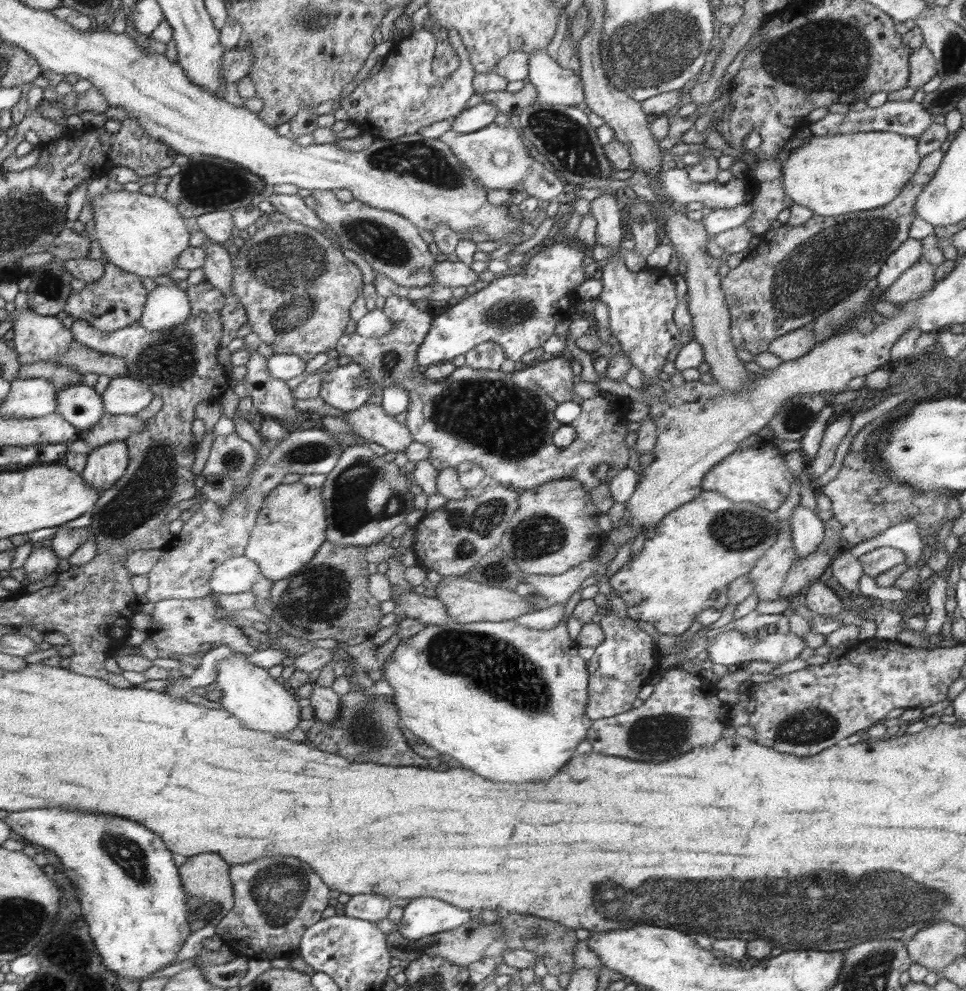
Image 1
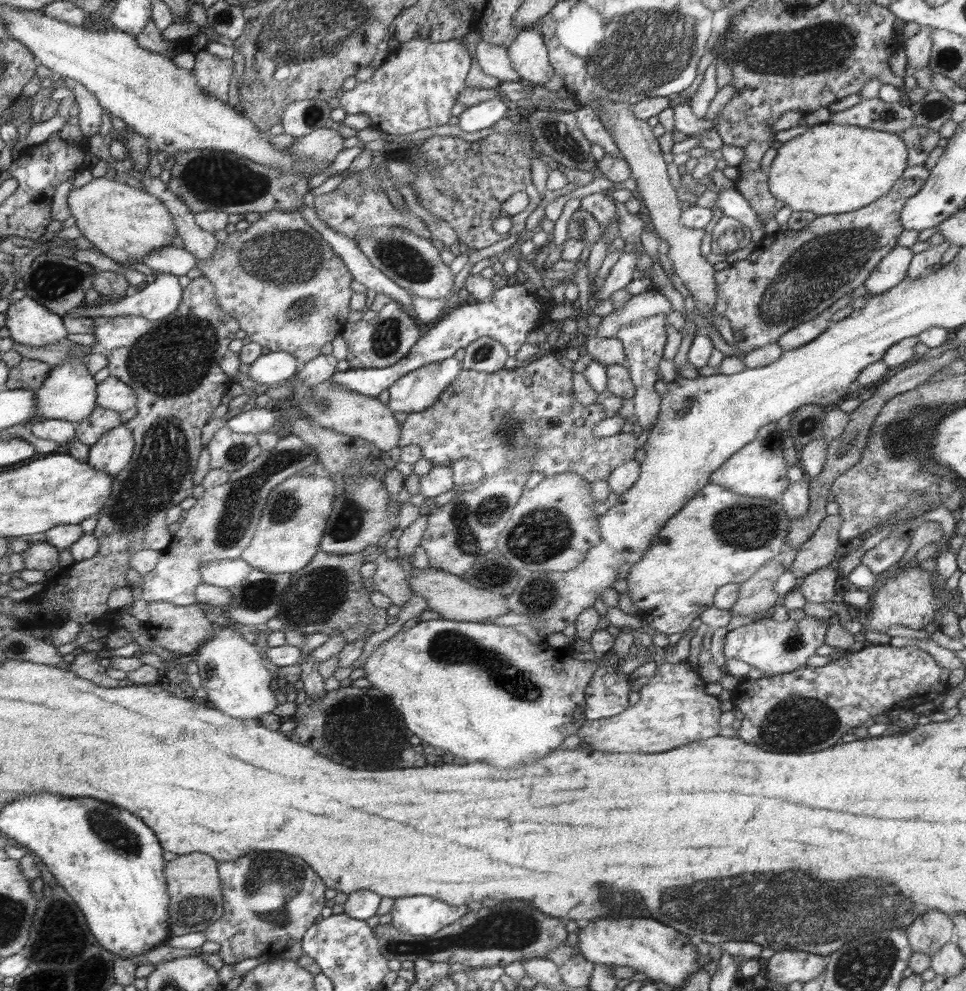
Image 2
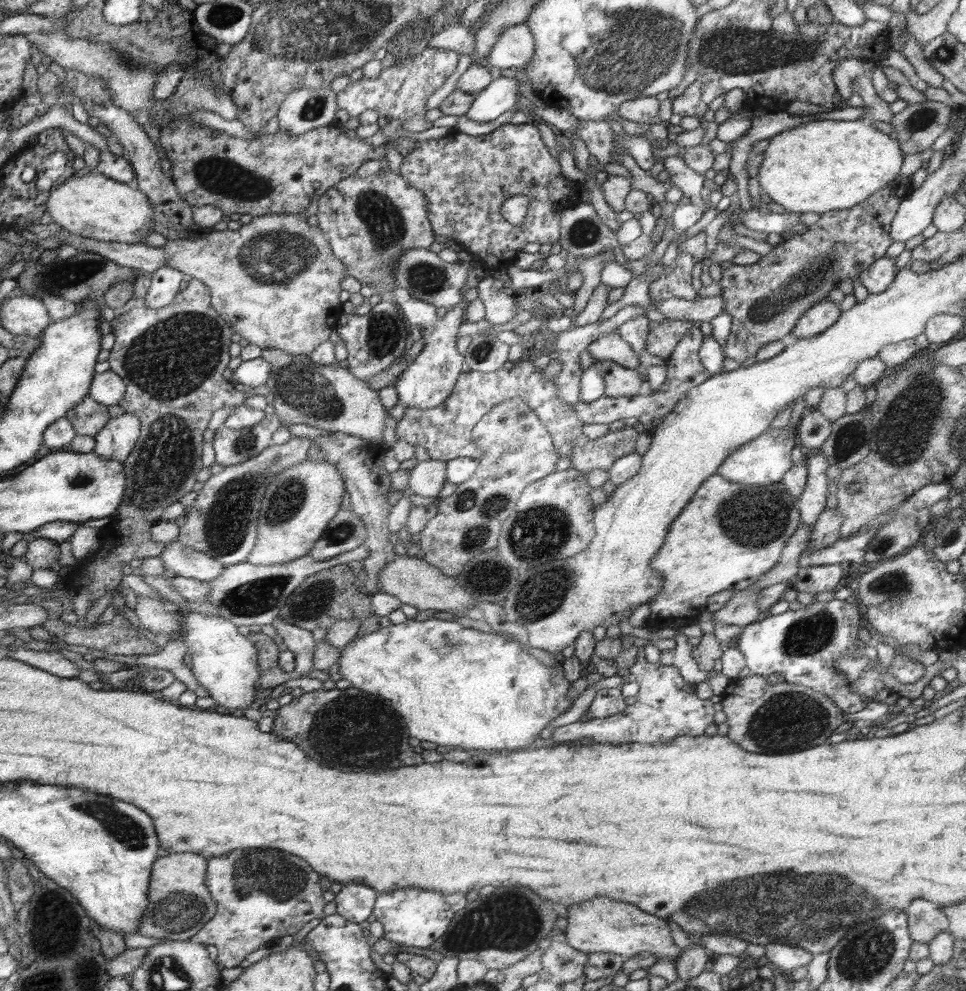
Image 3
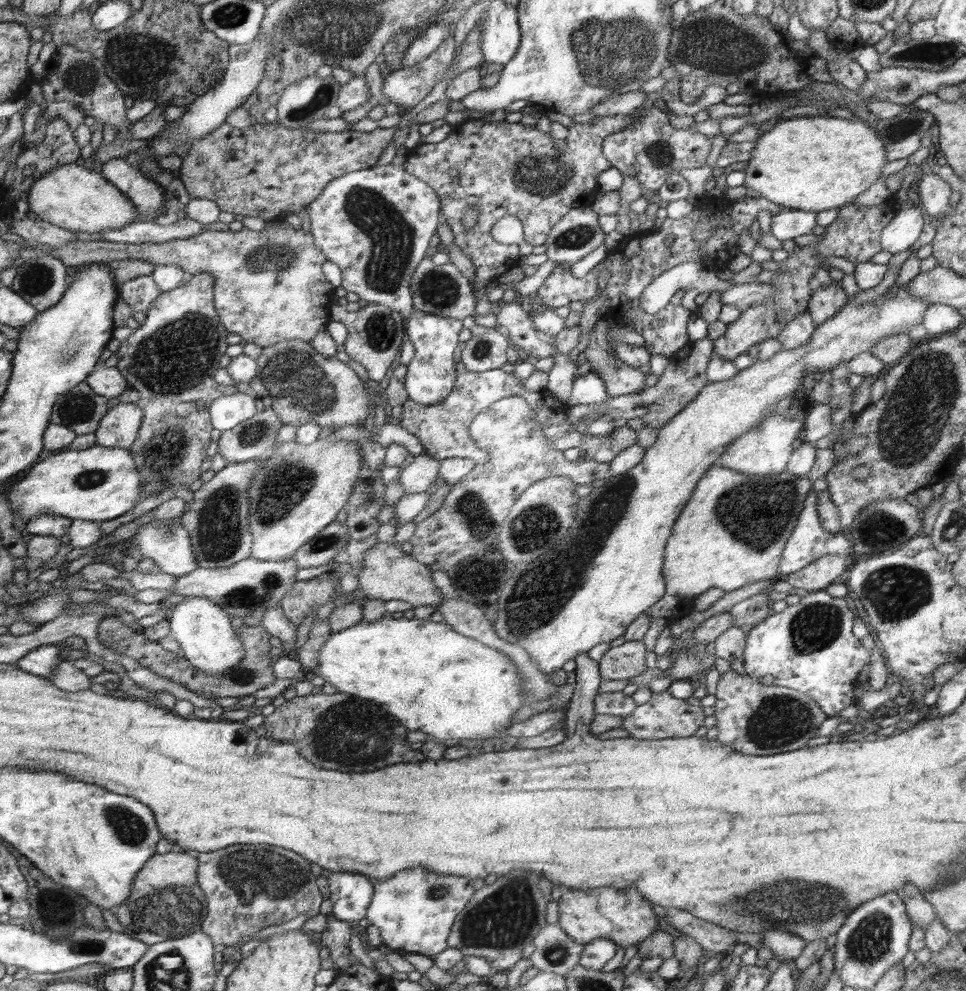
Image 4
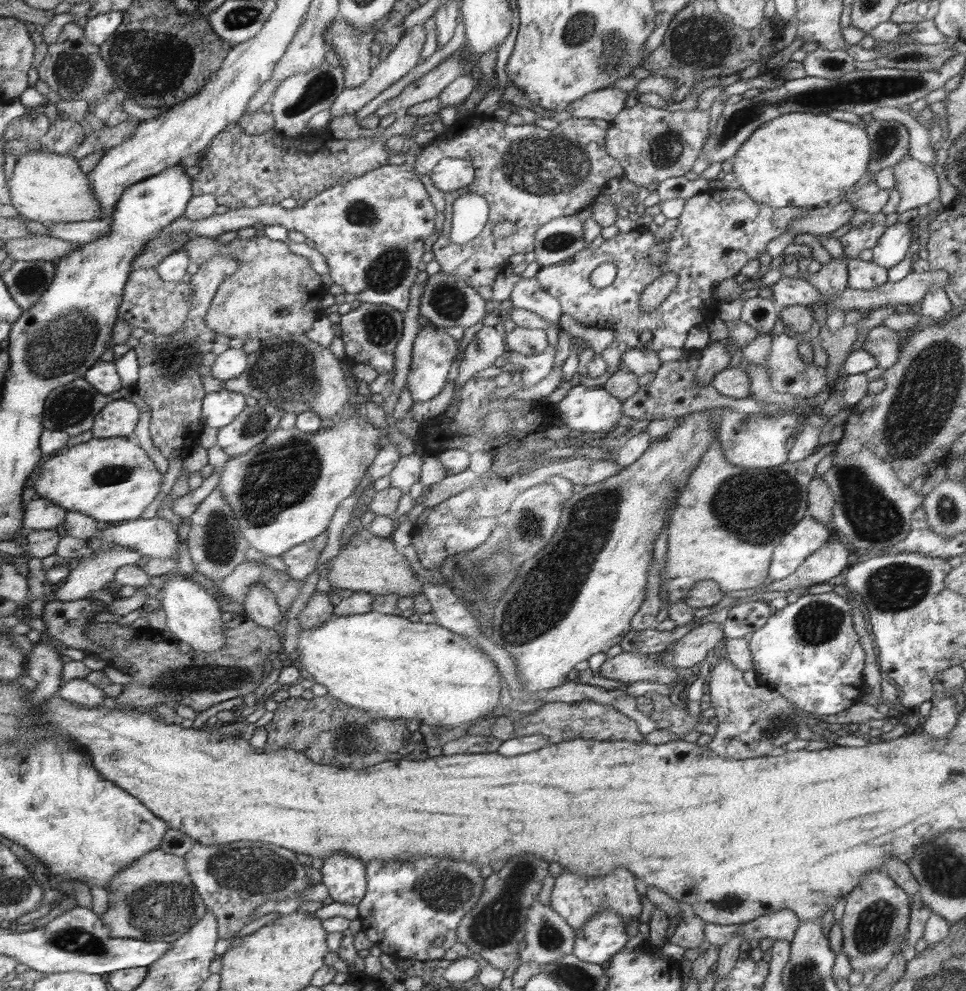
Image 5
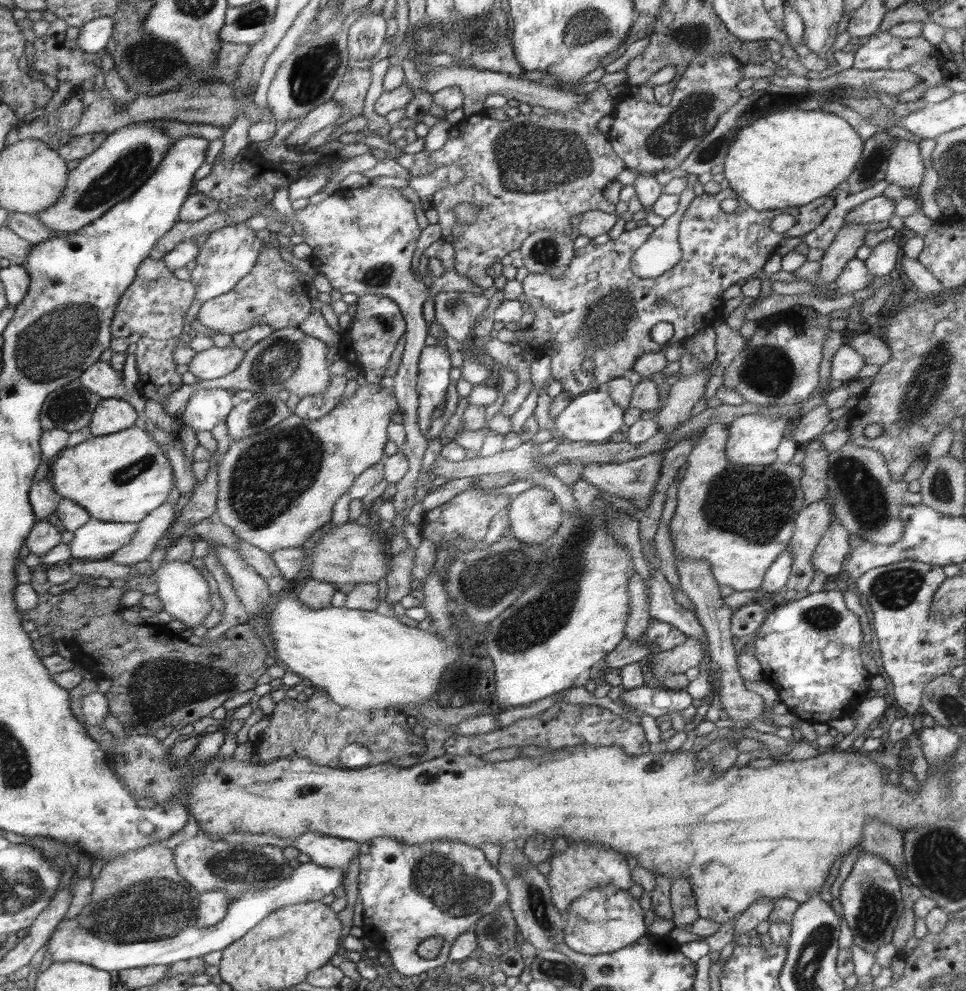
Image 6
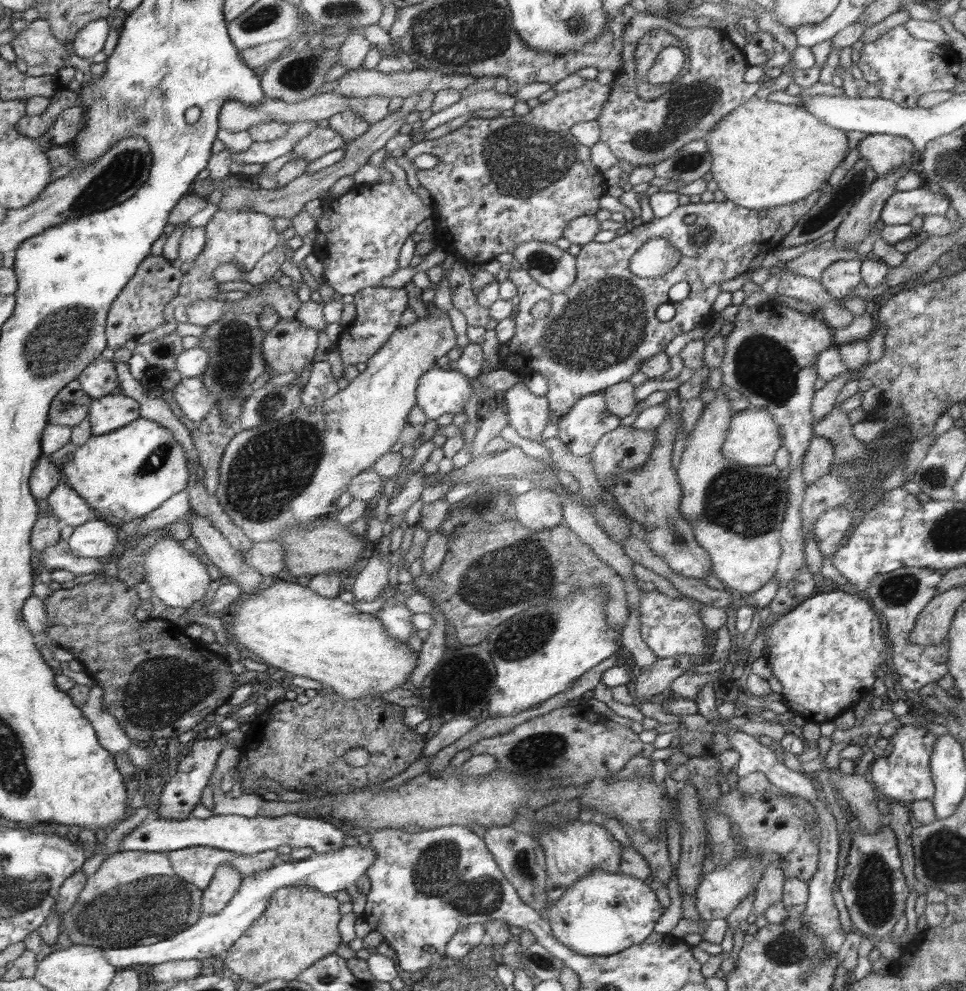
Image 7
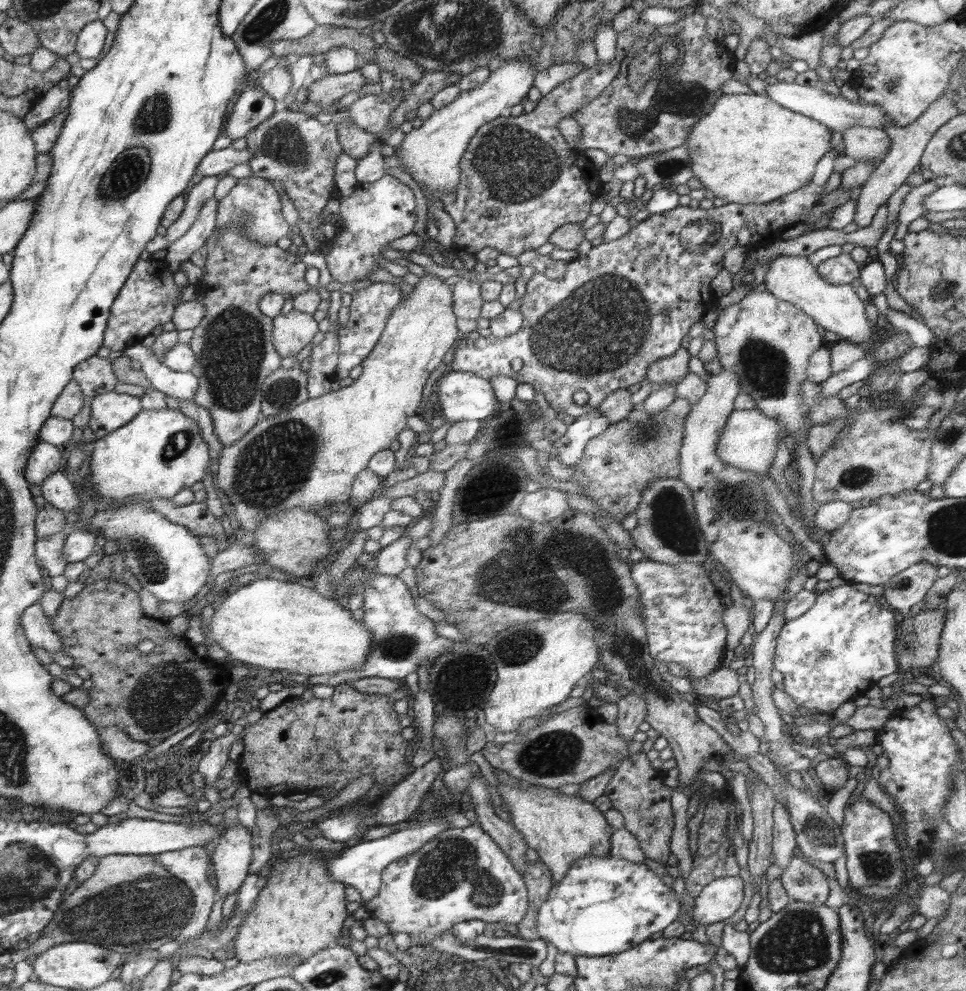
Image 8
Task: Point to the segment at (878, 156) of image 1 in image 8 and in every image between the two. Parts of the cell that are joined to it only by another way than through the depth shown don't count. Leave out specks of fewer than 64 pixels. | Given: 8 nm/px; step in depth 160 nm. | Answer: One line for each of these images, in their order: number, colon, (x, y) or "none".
2: (830, 169)
3: (820, 166)
4: (813, 164)
5: (803, 160)
6: (787, 159)
7: (765, 154)
8: (748, 150)

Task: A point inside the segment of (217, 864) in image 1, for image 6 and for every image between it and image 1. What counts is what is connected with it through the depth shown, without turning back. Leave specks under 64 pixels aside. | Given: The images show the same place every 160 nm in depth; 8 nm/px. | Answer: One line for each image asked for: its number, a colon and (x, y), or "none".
2: (194, 880)
3: (180, 904)
4: (167, 902)
5: (153, 899)
6: (145, 883)

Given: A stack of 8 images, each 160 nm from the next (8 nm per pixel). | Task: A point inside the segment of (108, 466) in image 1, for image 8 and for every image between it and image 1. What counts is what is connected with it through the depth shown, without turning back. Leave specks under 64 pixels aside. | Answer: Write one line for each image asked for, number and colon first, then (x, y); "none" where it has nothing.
2: (114, 450)
3: (115, 441)
4: (119, 427)
5: (119, 417)
6: (112, 415)
7: (107, 414)
8: (110, 411)

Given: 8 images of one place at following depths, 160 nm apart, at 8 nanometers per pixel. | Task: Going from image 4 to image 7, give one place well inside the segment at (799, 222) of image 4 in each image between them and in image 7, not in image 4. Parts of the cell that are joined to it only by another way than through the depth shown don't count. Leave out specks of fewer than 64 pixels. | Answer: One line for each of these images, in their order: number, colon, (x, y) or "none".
5: (822, 220)
6: (880, 208)
7: (900, 208)

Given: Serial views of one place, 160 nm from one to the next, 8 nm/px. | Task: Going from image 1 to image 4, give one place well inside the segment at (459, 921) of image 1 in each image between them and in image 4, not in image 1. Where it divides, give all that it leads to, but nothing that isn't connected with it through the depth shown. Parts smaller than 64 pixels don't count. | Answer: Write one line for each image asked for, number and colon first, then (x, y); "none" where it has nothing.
2: (418, 916)
3: (411, 917)
4: (415, 911)

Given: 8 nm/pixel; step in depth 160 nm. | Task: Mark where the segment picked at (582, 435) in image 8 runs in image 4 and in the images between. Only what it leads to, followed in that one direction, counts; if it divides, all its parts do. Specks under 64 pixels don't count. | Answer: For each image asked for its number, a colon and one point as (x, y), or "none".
4: (590, 389)
5: (588, 408)
6: (594, 417)
7: (579, 430)

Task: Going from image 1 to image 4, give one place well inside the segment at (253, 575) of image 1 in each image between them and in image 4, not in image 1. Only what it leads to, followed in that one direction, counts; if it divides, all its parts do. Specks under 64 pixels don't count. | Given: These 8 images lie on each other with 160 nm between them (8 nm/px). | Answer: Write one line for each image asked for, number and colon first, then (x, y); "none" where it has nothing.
2: (226, 574)
3: (182, 560)
4: (166, 542)

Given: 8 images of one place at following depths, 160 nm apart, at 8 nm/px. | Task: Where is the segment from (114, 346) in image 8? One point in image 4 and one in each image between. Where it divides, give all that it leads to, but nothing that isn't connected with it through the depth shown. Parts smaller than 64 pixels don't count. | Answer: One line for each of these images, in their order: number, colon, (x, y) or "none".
4: (139, 293)
5: (158, 306)
6: (154, 305)
7: (138, 309)

